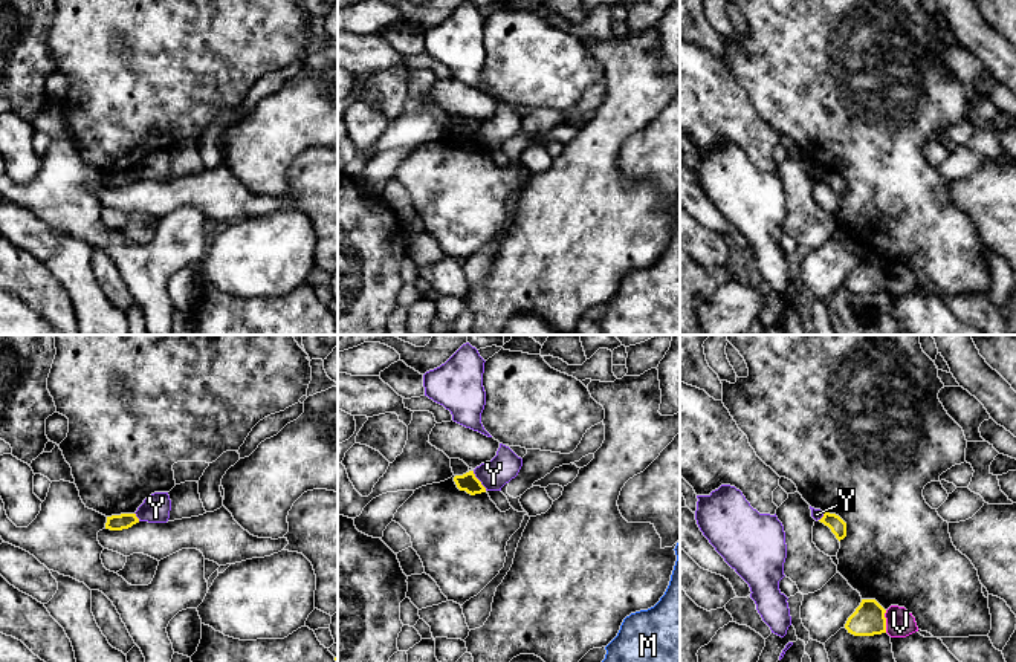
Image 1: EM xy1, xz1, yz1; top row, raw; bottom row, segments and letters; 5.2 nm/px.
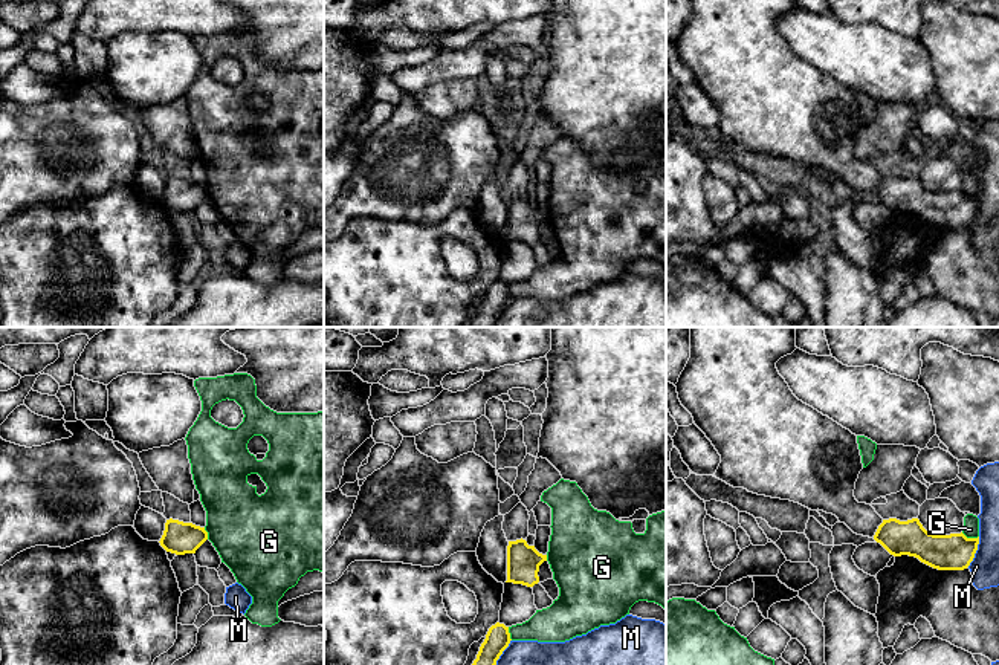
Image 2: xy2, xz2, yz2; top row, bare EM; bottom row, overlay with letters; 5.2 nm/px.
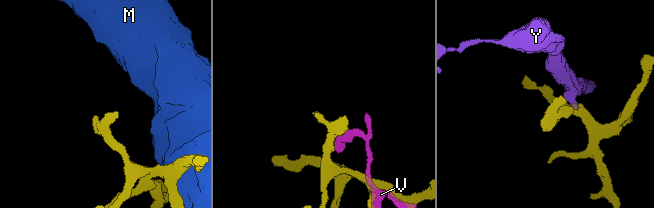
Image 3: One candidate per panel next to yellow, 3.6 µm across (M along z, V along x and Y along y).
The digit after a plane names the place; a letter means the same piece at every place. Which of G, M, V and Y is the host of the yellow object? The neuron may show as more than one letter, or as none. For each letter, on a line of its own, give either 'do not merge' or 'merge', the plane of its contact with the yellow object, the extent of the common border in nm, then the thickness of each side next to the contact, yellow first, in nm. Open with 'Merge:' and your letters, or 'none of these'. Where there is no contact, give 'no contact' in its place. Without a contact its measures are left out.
Merge: none of these
G: do not merge; contact in yz2; length 100 nm; calibres 190 and 90 nm
M: do not merge; contact in yz2; length 170 nm; calibres 190 and 150 nm
V: do not merge; contact in yz1; length 120 nm; calibres 170 and 150 nm
Y: do not merge; contact in xz1; length 130 nm; calibres 100 and 150 nm

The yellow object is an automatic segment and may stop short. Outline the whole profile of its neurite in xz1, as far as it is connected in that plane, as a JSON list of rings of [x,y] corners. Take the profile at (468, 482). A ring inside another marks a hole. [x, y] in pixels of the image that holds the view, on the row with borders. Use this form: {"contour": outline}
{"contour": [[[469,471],[463,475],[455,475],[454,482],[460,491],[466,491],[471,495],[486,492],[486,488],[475,477],[474,471]]]}

